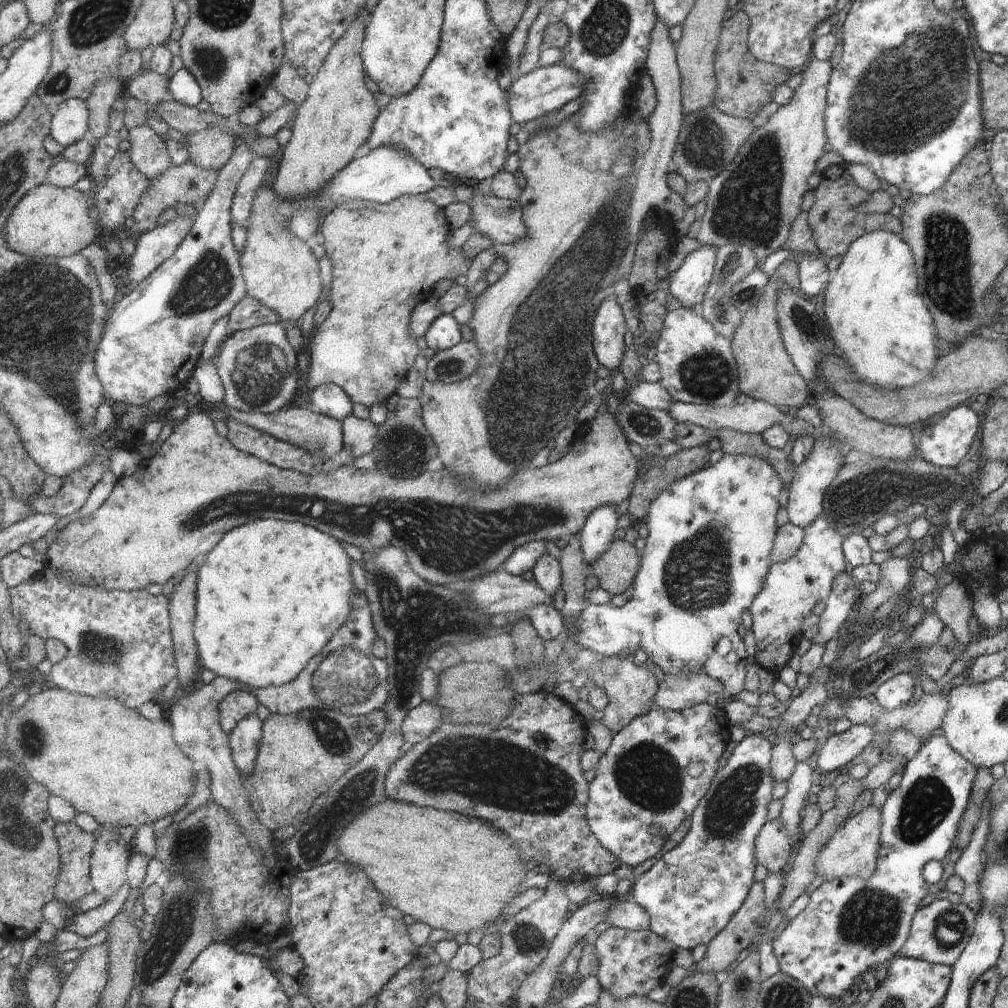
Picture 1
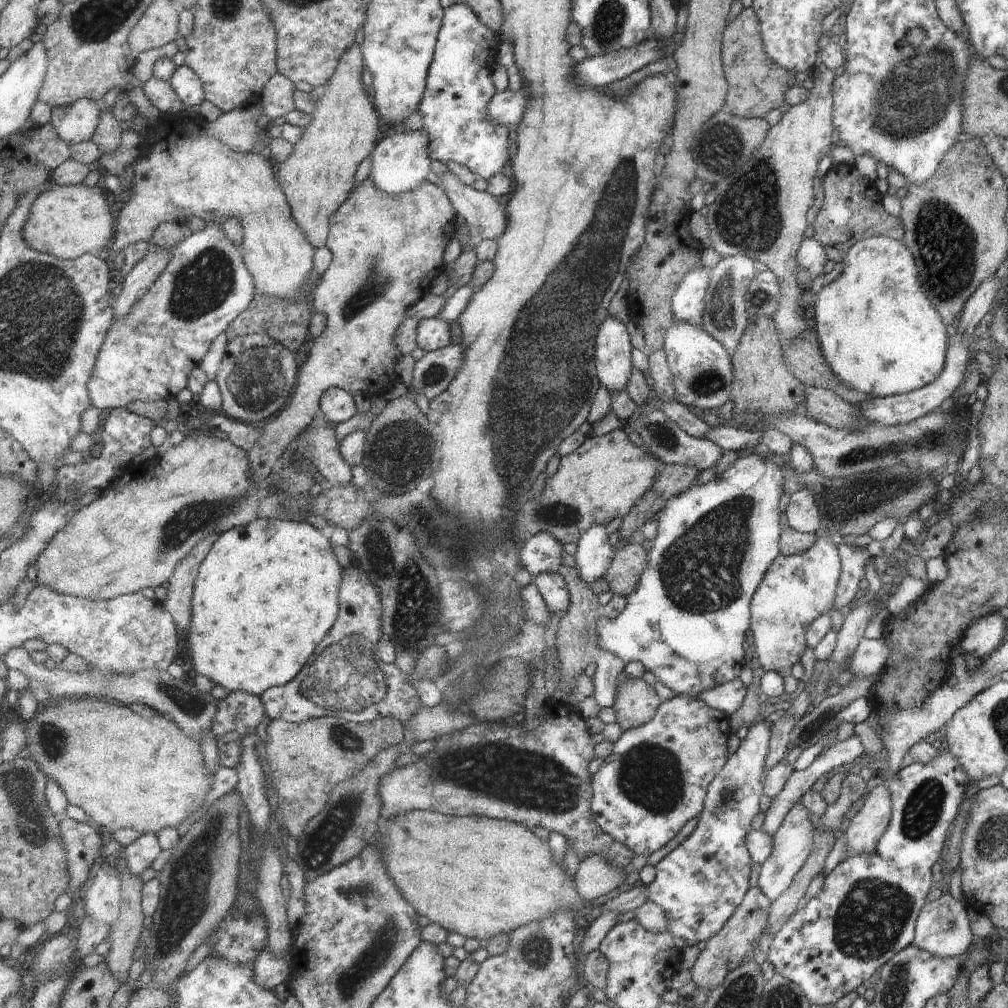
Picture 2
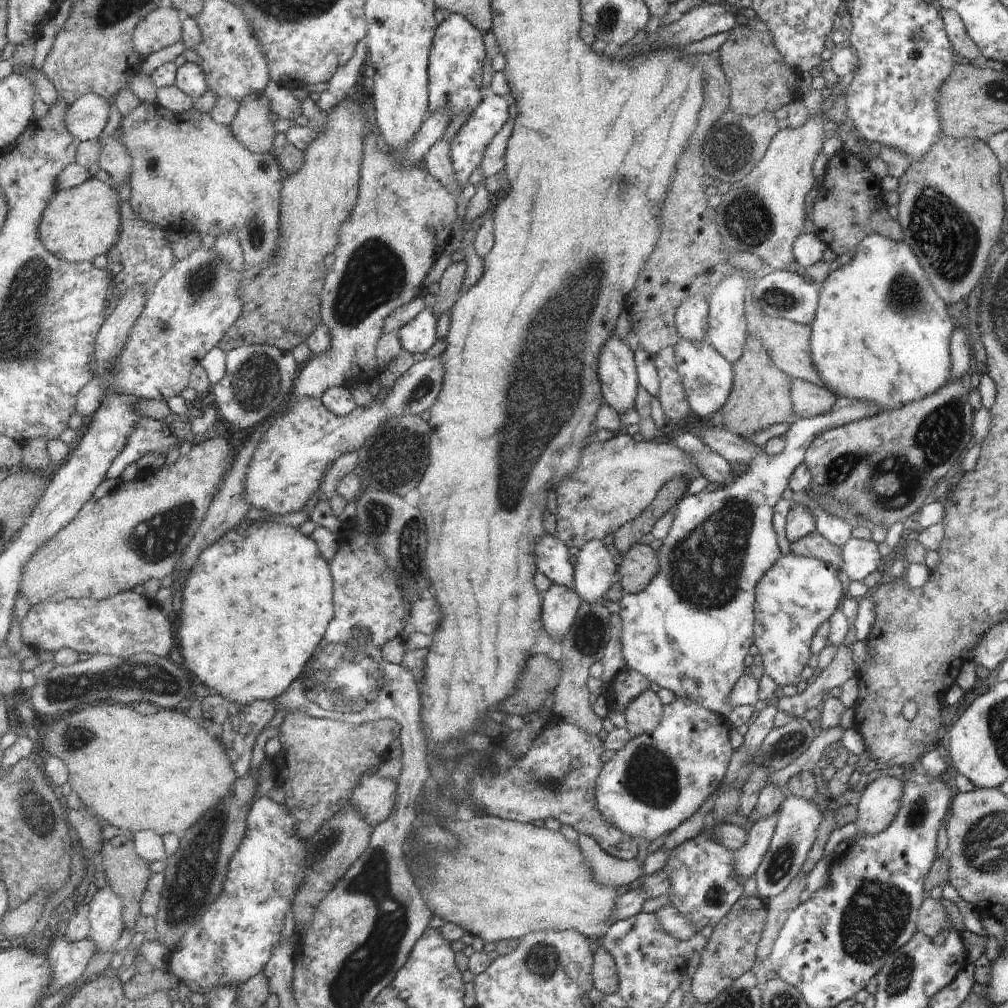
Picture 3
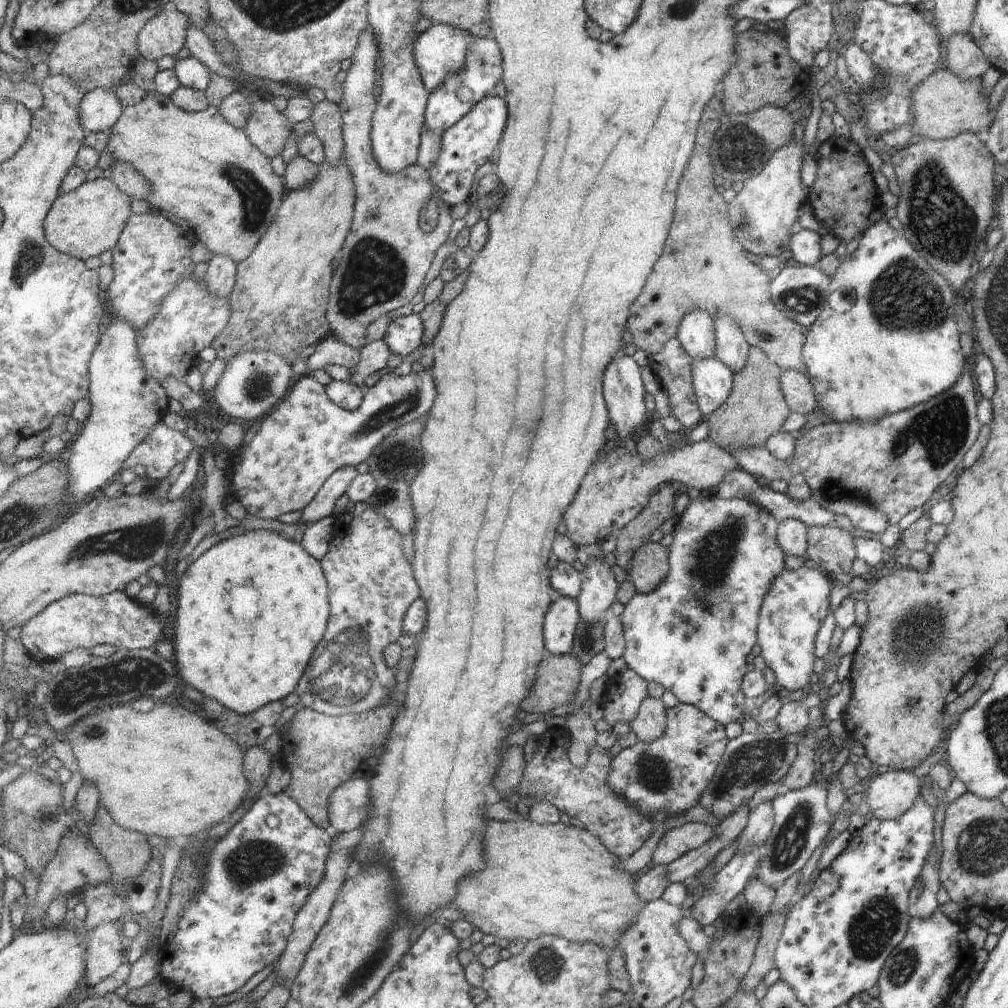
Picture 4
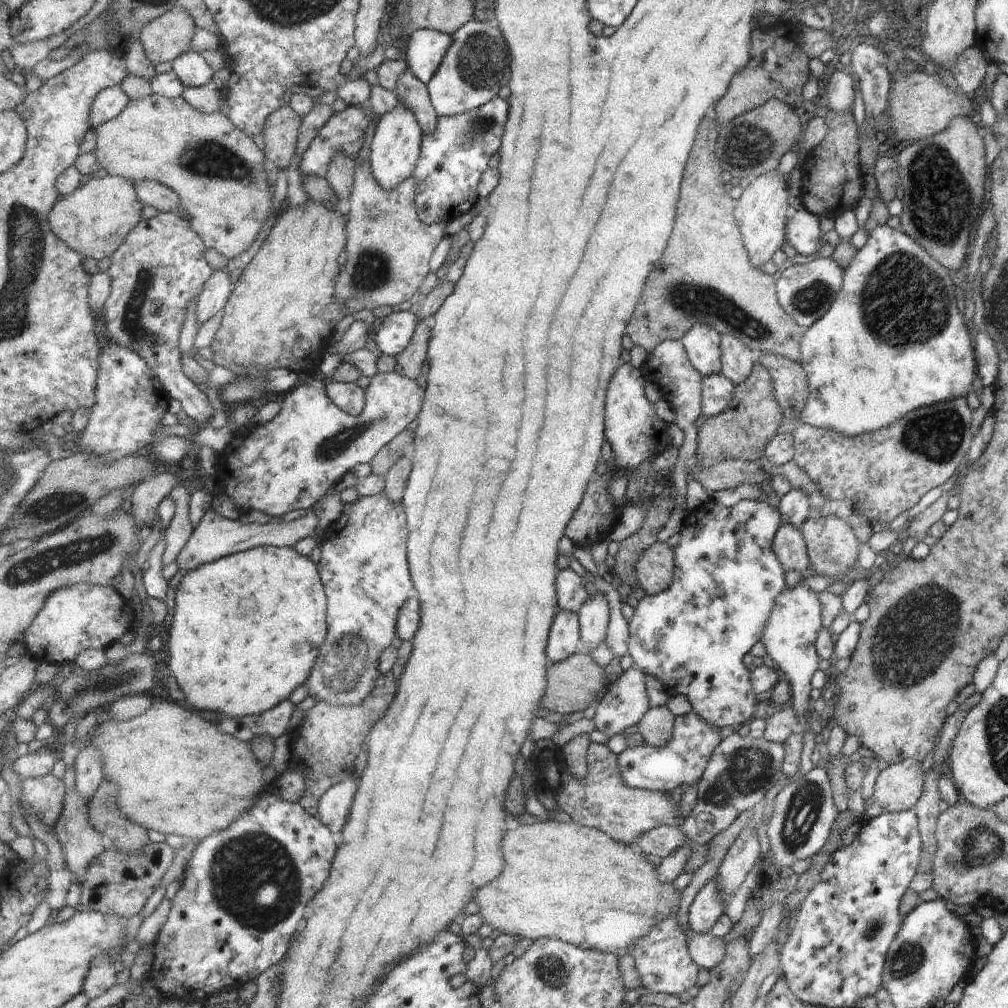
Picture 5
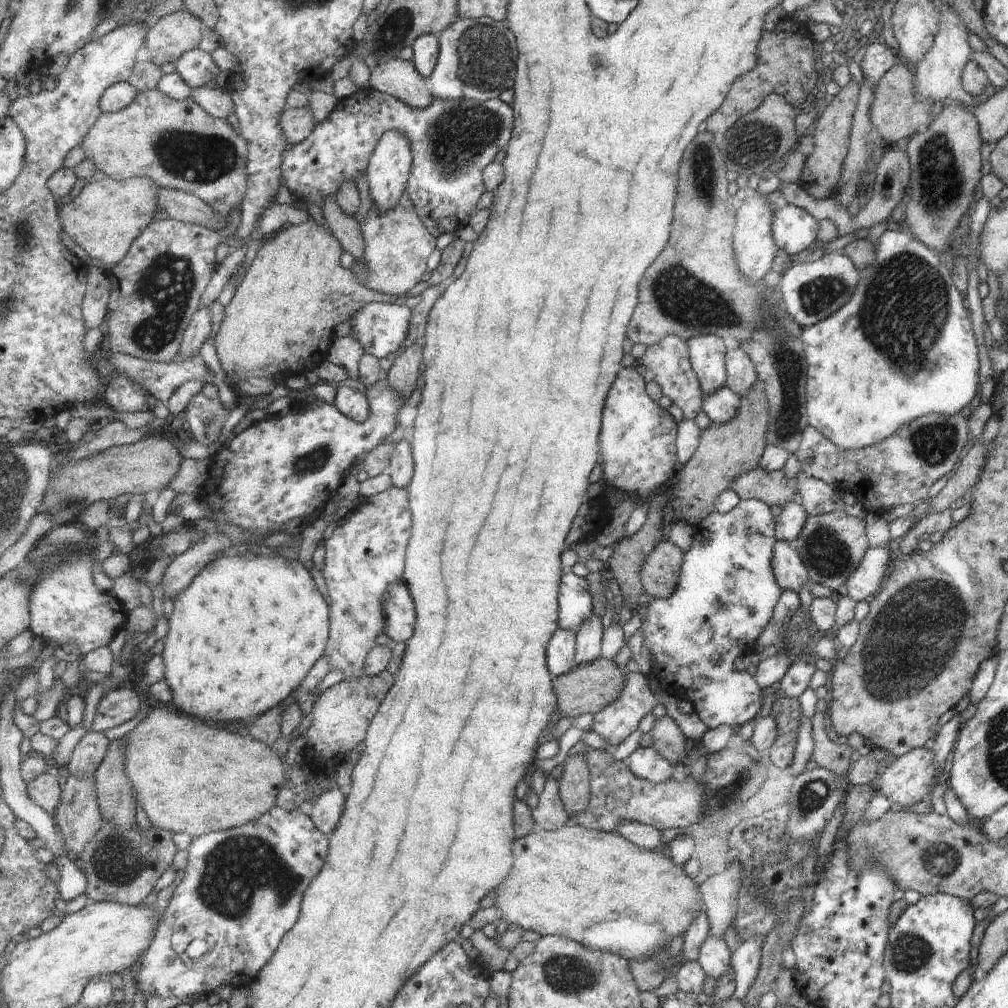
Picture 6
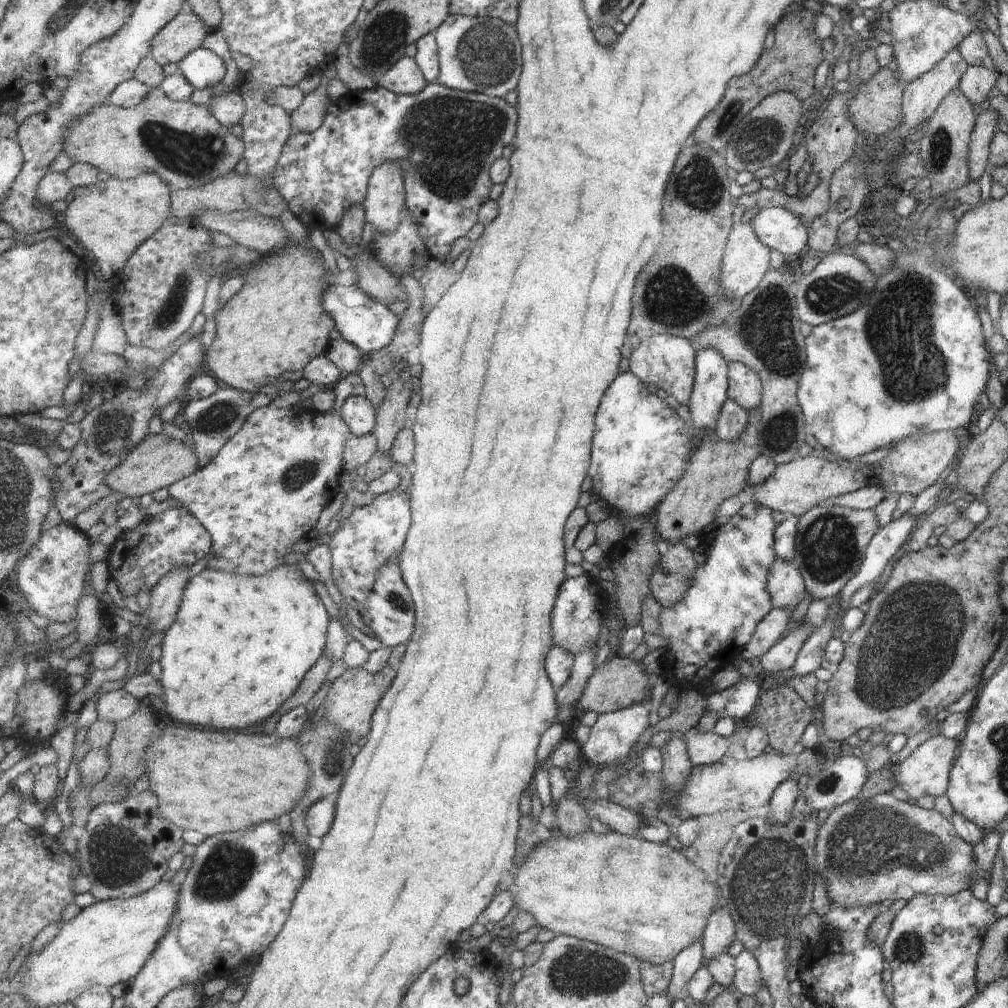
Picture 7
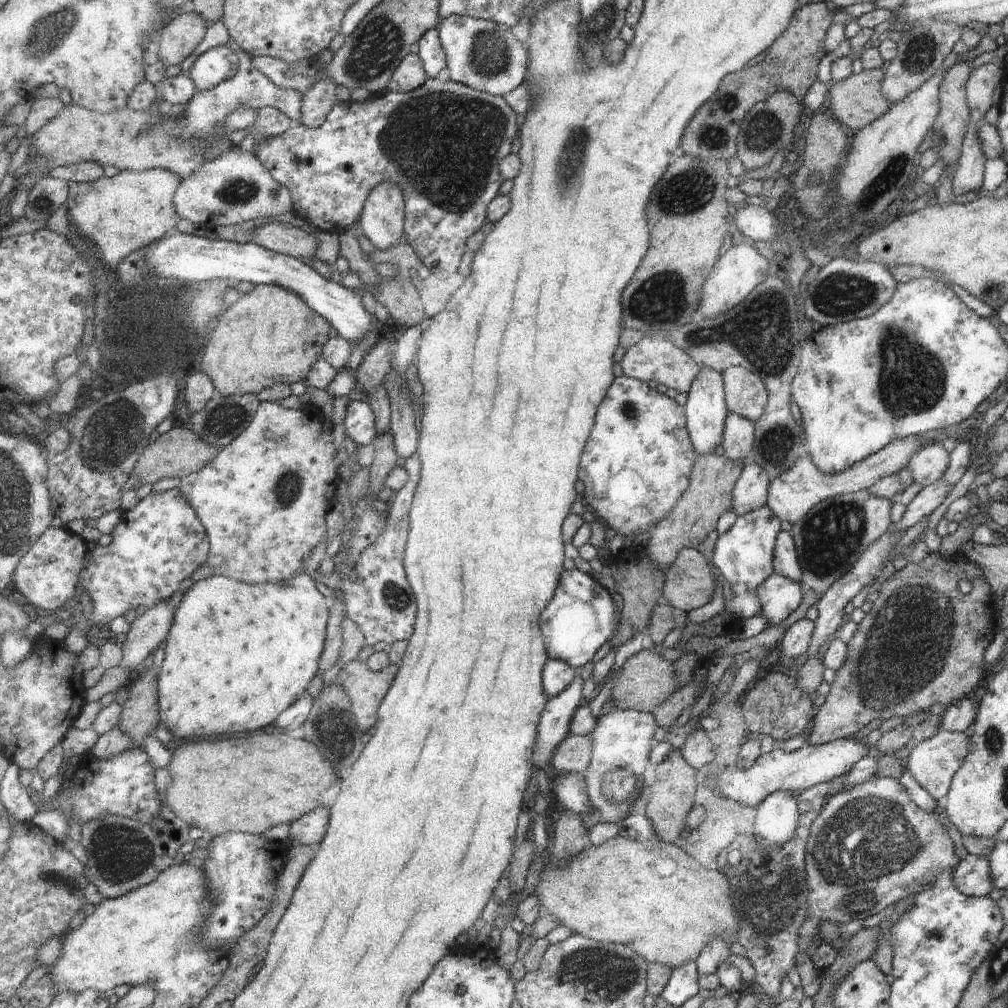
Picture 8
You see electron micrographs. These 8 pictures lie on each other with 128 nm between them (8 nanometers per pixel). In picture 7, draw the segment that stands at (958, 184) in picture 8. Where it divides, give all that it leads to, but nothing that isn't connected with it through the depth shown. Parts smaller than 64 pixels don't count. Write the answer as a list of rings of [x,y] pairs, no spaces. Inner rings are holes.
[[[991,108],[979,110],[973,123],[967,145],[966,163],[968,180],[977,181],[988,164],[988,146],[993,133],[998,129],[997,122],[1001,116]]]

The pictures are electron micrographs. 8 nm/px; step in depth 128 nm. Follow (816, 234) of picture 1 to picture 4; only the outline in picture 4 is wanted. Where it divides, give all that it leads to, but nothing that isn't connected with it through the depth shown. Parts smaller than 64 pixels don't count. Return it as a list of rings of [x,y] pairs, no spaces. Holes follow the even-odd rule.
[[[833,135],[821,142],[812,158],[817,165],[817,173],[811,187],[806,188],[805,202],[812,209],[815,221],[829,228],[829,234],[847,244],[883,217],[885,208],[873,183],[872,170],[852,140],[841,136]]]

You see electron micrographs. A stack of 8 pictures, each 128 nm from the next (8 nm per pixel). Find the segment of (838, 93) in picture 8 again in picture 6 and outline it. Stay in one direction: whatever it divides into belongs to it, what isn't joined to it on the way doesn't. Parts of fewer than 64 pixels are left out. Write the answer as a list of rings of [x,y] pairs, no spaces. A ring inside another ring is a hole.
[[[893,65],[887,72],[884,72],[877,84],[874,86],[874,97],[868,108],[869,122],[877,136],[887,142],[896,142],[901,138],[911,137],[921,132],[932,123],[932,116],[929,109],[932,101],[918,101],[912,93],[913,75],[905,66]]]

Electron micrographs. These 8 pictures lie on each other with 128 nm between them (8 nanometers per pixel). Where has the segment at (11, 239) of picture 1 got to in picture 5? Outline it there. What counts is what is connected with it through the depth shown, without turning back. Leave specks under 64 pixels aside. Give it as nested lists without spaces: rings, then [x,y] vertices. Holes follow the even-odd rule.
[[[117,175],[94,177],[82,184],[73,194],[61,196],[49,212],[51,232],[71,250],[97,261],[111,258],[128,234],[143,220],[144,202],[130,179]]]

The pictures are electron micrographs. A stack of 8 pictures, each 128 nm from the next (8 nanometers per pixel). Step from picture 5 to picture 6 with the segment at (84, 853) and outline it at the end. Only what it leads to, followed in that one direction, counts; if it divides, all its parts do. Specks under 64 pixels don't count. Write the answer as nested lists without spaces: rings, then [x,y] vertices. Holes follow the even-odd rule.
[[[71,774],[64,784],[62,799],[54,816],[59,830],[64,836],[69,853],[75,858],[80,858],[89,841],[103,824],[103,816],[98,803],[98,788],[94,776],[83,775],[78,777]]]

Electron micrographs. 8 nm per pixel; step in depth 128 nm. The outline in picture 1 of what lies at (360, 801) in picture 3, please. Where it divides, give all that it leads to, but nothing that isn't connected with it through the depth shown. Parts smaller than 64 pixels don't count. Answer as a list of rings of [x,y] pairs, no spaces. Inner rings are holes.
[[[541,691],[537,693],[516,693],[515,702],[513,702],[513,710],[507,718],[503,718],[501,722],[483,725],[467,725],[467,724],[451,724],[444,723],[439,726],[432,736],[429,736],[424,742],[413,745],[411,750],[401,756],[391,770],[387,772],[387,779],[385,780],[386,794],[388,798],[393,800],[401,800],[401,802],[409,802],[410,804],[417,804],[422,808],[432,807],[438,810],[457,812],[471,818],[479,818],[497,828],[499,832],[507,834],[509,838],[515,840],[515,844],[521,848],[521,856],[523,860],[533,860],[539,857],[537,864],[547,864],[551,868],[550,876],[559,876],[563,882],[570,882],[575,878],[575,874],[583,874],[583,876],[599,878],[599,876],[614,874],[615,870],[622,867],[621,860],[617,856],[613,856],[611,852],[593,834],[588,822],[588,803],[590,800],[590,783],[585,780],[584,772],[581,768],[581,758],[587,751],[589,746],[589,736],[586,728],[584,718],[580,716],[574,706],[563,700],[557,698],[552,693]]]

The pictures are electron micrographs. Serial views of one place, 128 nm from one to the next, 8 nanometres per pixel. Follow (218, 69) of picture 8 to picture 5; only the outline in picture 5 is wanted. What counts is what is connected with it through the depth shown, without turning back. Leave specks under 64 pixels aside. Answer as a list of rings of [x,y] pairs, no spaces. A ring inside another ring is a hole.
[[[189,51],[176,58],[172,65],[186,87],[212,86],[213,67],[200,52]]]

